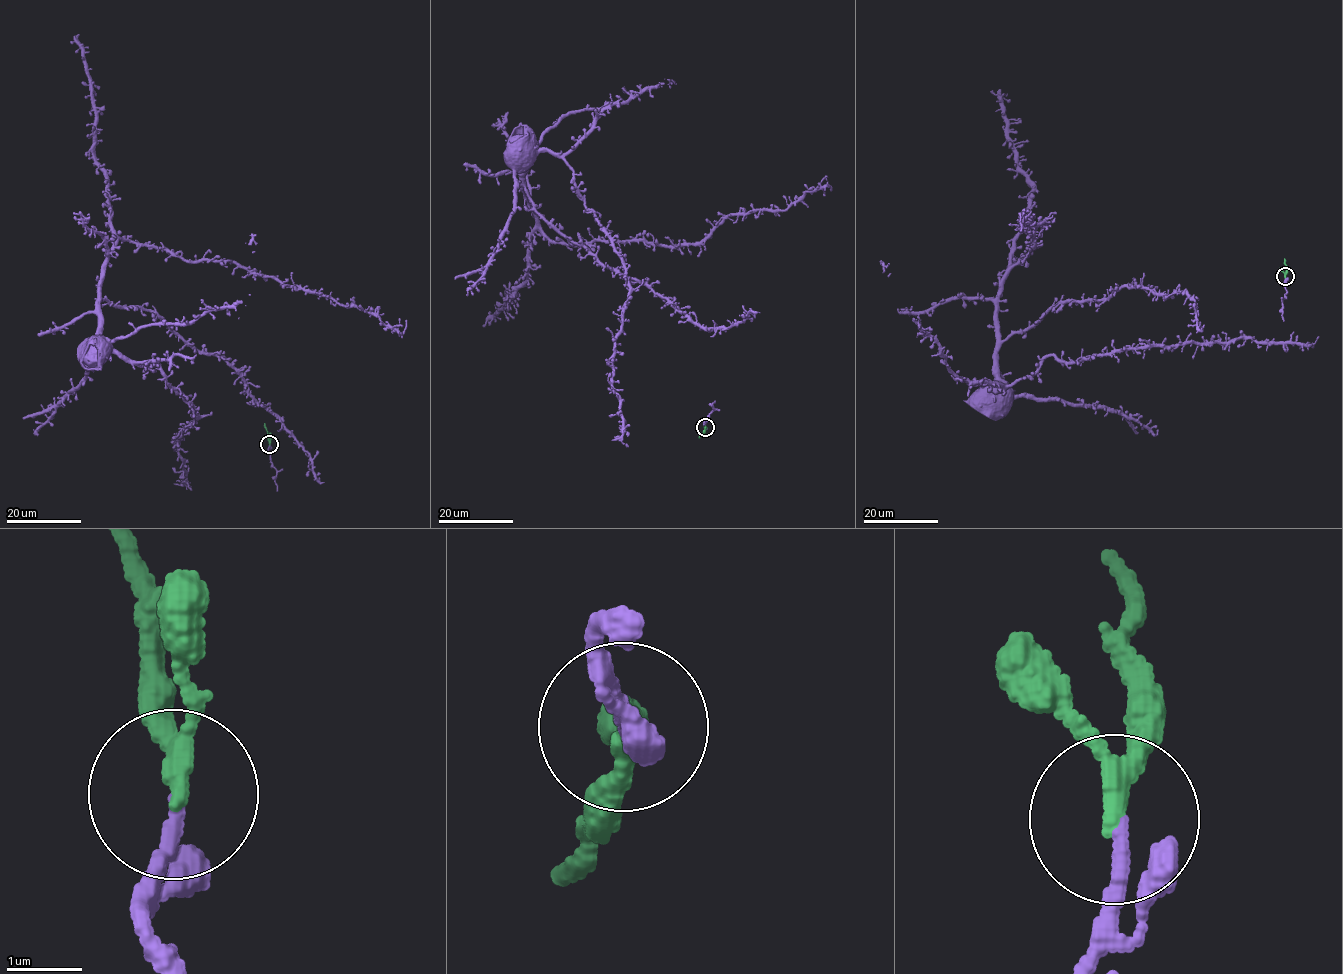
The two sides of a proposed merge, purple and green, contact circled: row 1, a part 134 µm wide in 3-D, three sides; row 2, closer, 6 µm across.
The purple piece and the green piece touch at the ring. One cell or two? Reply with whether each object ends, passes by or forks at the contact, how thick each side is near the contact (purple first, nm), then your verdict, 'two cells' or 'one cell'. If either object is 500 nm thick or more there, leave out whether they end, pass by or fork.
purple ends there; green passes by; 180 nm thick on the purple side, 200 nm on the other; one cell

